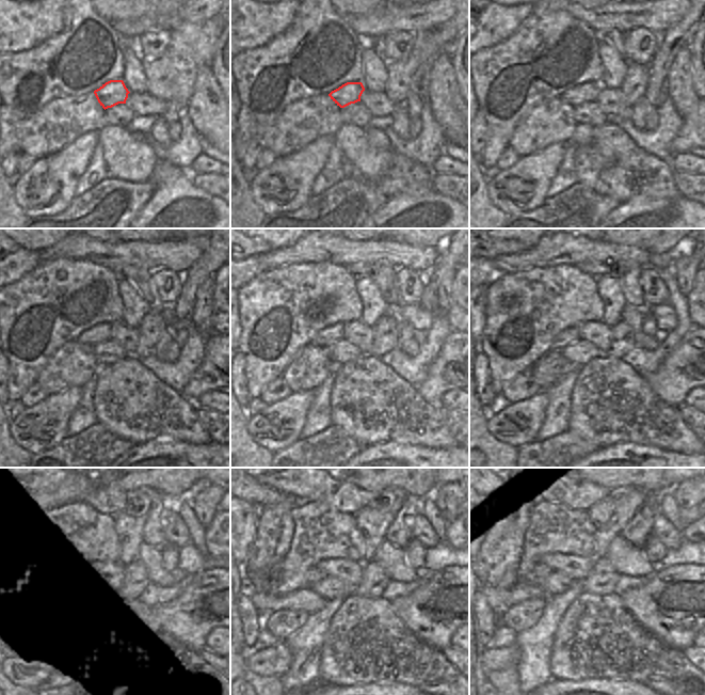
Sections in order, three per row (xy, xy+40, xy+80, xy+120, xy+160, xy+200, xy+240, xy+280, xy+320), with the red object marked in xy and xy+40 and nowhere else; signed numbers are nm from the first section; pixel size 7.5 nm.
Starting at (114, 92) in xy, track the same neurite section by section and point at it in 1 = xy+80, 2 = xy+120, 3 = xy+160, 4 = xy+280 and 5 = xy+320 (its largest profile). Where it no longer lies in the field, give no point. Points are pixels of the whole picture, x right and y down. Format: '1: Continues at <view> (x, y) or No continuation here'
1: Continues at xy+80 (586, 92)
2: Continues at xy+120 (101, 332)
3: Continues at xy+160 (334, 333)
4: Continues at xy+280 (315, 574)
5: Continues at xy+320 (540, 572).

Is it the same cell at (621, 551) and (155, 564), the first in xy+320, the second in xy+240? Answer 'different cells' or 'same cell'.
same cell

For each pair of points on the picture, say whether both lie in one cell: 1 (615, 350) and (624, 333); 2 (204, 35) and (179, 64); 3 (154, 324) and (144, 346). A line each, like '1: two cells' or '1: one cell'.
1: one cell
2: one cell
3: one cell

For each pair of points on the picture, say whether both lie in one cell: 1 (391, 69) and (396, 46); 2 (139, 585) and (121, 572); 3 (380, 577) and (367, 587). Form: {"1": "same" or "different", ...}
{"1": "different", "2": "different", "3": "same"}

